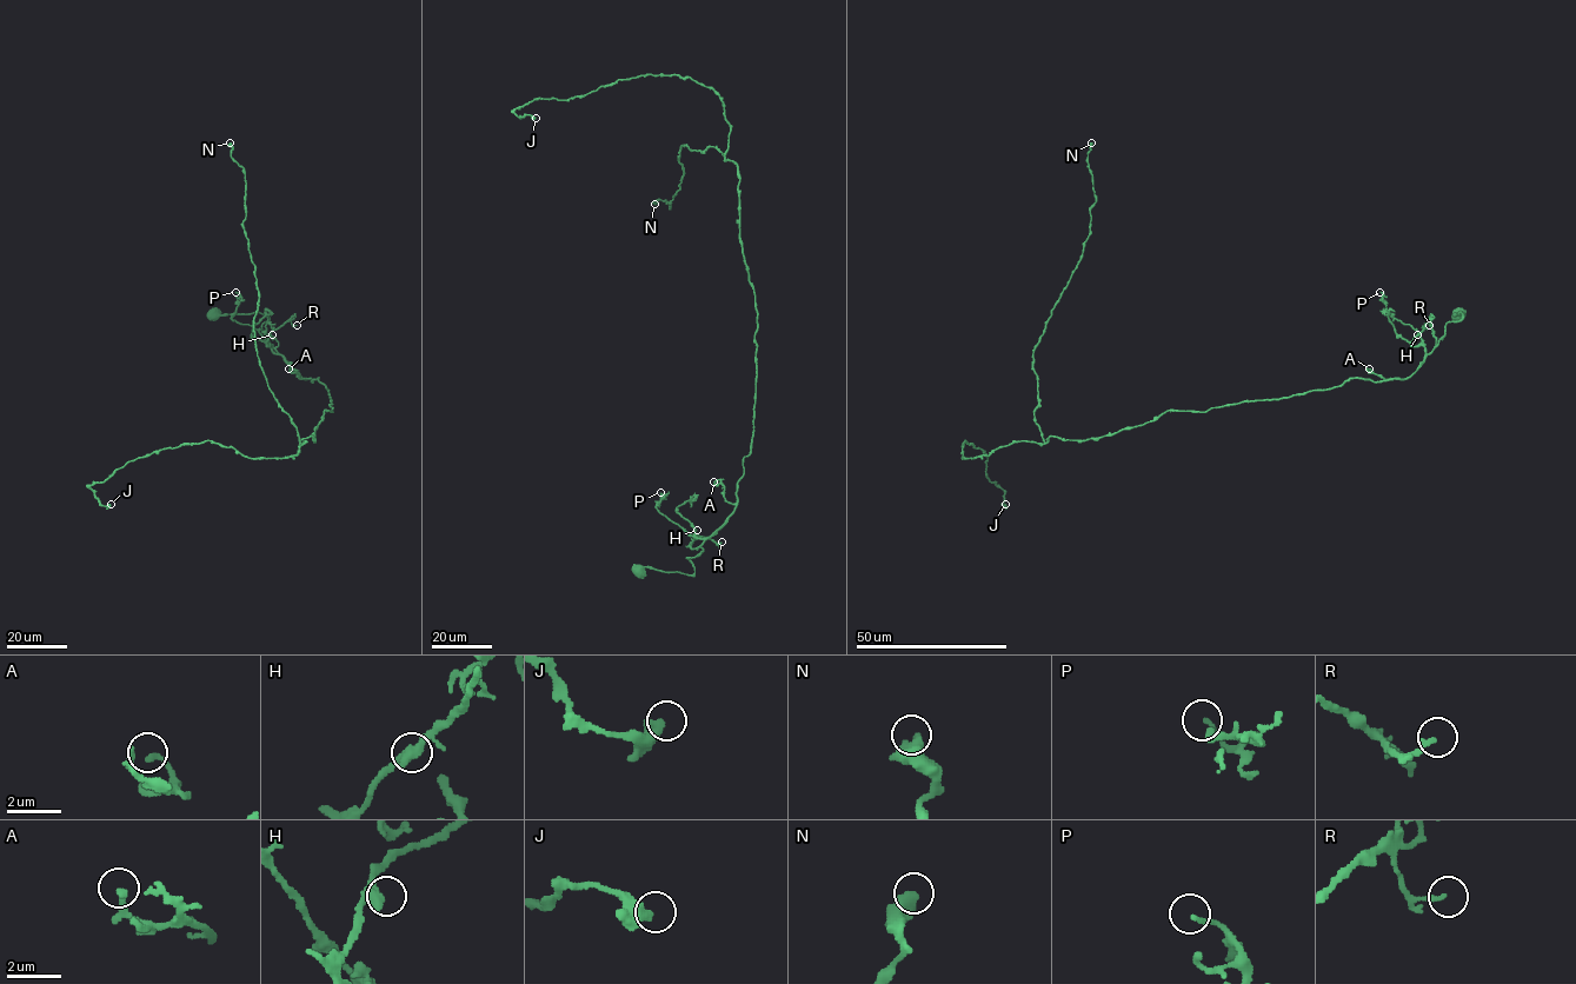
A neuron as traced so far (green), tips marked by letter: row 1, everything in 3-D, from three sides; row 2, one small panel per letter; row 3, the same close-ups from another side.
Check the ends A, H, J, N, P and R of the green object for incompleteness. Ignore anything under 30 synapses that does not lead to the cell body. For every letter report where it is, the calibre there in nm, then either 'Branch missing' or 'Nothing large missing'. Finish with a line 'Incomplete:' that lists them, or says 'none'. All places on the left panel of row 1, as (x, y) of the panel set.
A: Place: (288, 368). Thickness 240 nm. Nothing large missing
H: Place: (272, 334). Thickness 360 nm. Nothing large missing
J: Place: (111, 504). Thickness 480 nm. Nothing large missing
N: Place: (230, 143). Thickness 400 nm. Nothing large missing
P: Place: (235, 292). Thickness 150 nm. Nothing large missing
R: Place: (297, 325). Thickness 160 nm. Nothing large missing
Incomplete: none

